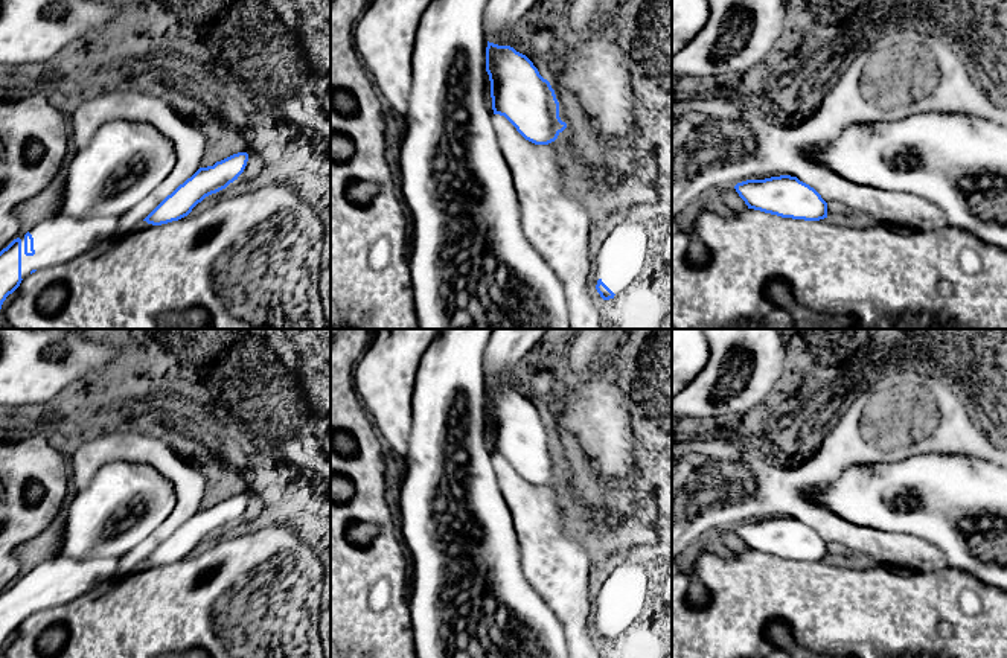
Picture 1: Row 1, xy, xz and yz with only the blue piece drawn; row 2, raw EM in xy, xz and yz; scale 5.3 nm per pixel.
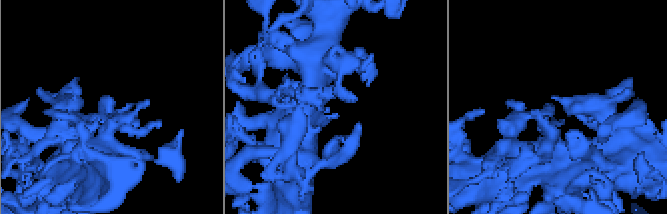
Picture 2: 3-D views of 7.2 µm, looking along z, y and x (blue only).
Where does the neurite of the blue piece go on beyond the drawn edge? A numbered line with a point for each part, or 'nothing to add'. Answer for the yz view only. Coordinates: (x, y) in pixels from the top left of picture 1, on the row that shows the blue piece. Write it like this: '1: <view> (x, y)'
nothing to add

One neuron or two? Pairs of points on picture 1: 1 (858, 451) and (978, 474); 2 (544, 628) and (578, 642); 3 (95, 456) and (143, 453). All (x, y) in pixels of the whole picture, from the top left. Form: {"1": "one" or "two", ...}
{"1": "two", "2": "two", "3": "one"}

